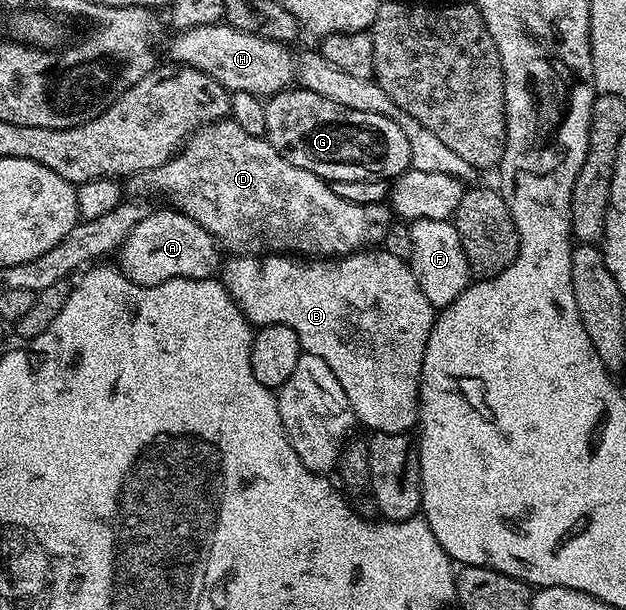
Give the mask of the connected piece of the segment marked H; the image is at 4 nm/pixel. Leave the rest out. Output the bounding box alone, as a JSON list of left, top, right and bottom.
[168,22,296,98]

